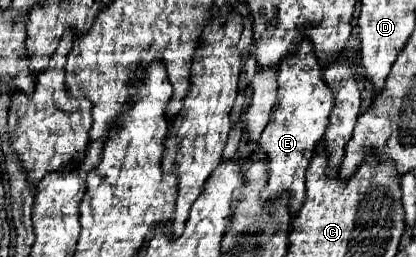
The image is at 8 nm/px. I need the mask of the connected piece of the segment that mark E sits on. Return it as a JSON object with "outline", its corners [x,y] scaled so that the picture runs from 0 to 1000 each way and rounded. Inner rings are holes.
{"outline":[[[738,148],[719,171],[704,218],[675,241],[666,327],[666,405],[623,545],[623,584],[647,630],[647,700],[627,747],[627,770],[647,786],[675,770],[680,755],[695,755],[695,833],[709,840],[724,809],[724,786],[733,786],[733,661],[743,654],[743,630],[762,584],[762,553],[772,553],[781,521],[791,436],[800,420],[796,342],[776,311],[776,272],[762,241],[762,218],[752,210],[752,171]]]}

